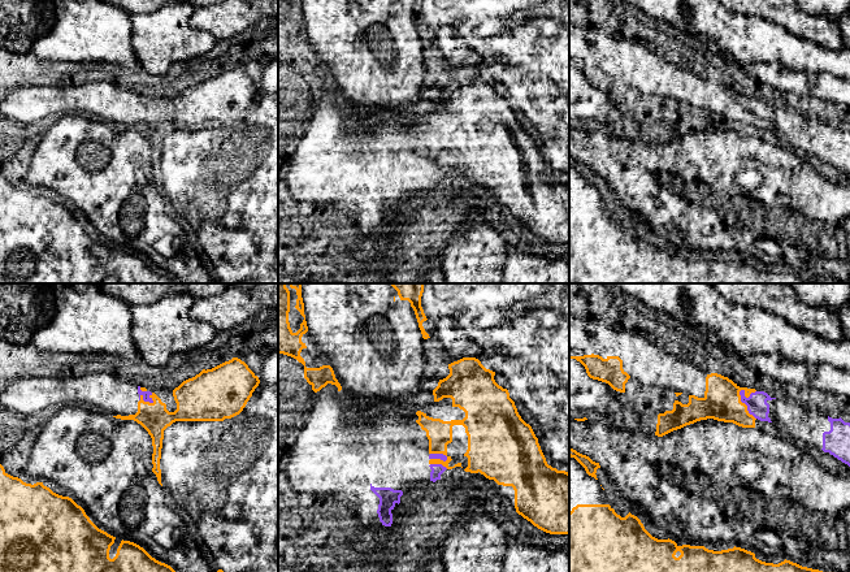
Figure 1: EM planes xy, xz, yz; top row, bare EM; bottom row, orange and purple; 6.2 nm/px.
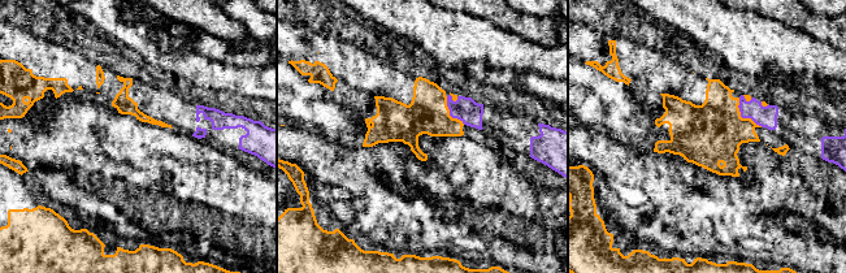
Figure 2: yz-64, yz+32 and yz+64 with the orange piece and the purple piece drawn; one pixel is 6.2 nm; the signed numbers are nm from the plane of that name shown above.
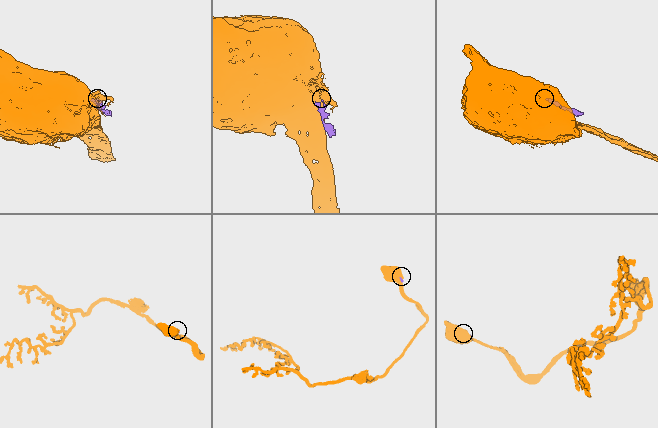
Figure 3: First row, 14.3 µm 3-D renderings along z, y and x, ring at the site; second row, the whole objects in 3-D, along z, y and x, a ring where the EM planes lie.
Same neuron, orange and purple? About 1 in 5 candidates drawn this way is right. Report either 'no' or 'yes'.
no

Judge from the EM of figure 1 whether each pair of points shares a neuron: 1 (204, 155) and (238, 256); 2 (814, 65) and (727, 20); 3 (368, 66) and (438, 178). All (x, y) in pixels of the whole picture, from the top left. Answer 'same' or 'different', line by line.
1: same
2: same
3: different

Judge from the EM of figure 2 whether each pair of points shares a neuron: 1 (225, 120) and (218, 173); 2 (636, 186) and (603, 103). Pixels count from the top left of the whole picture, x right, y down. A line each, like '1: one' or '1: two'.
1: two
2: two

